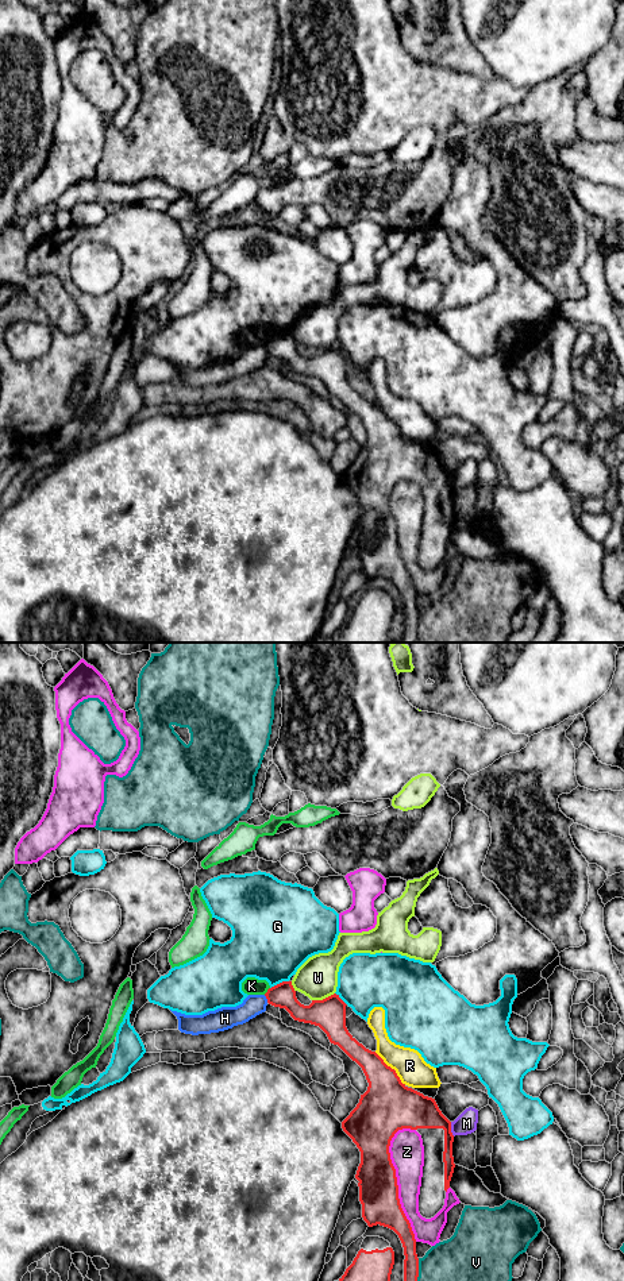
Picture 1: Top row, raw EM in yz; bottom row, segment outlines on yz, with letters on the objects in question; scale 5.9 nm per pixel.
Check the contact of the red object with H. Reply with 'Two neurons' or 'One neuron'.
Two neurons

